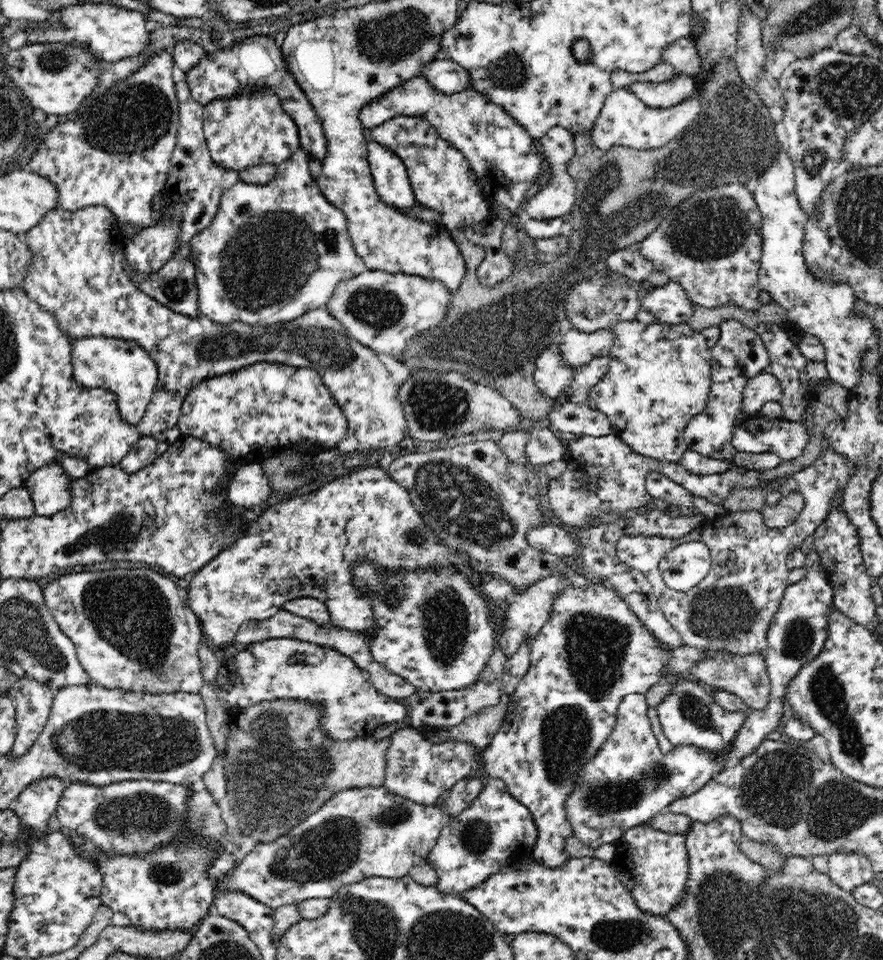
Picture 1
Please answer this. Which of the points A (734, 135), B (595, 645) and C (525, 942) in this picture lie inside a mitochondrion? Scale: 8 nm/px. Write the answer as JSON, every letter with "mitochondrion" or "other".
{"A":"mitochondrion","B":"mitochondrion","C":"other"}

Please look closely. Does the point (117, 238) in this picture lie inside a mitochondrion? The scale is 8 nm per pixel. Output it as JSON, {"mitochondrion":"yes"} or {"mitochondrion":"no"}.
{"mitochondrion":"no"}

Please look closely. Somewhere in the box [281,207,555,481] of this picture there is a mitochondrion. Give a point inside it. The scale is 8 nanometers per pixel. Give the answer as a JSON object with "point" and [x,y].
{"point":[436,404]}

